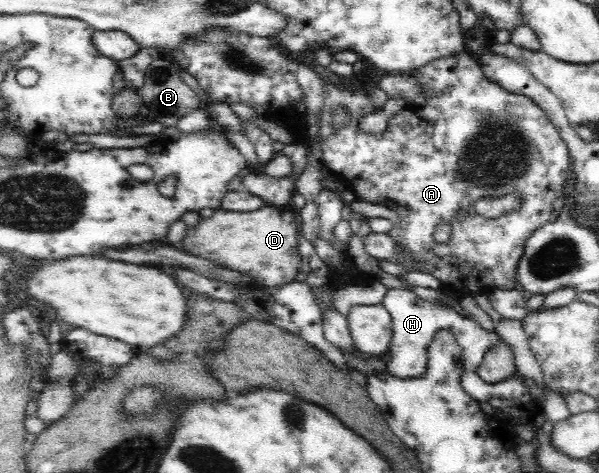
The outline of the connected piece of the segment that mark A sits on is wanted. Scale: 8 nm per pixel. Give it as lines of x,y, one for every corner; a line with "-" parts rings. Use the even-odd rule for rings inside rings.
466,51
452,57
442,57
428,63
414,76
426,86
425,106
405,107
388,121
388,129
378,135
360,133
356,122
363,113
377,113
369,101
369,88
366,84
334,86
324,83
324,109
320,122
327,123
323,131
324,165
336,175
347,189
357,194
358,200
388,207
398,212
402,223
395,225
389,234
393,241
410,250
414,260
425,265
425,273
438,278
444,292
459,297
469,291
490,291
492,288
517,289
514,271
526,241
545,225
555,211
554,205
564,192
566,177
570,171
569,153
558,130
528,96
502,90
497,83
486,79
478,62
-
341,107
347,113
347,122
336,128
332,126
332,113
-
520,192
524,206
515,213
499,219
484,219
474,212
474,202
479,197
499,196
-
464,208
468,218
457,222
454,213
-
438,225
449,225
451,240
436,243
434,234

